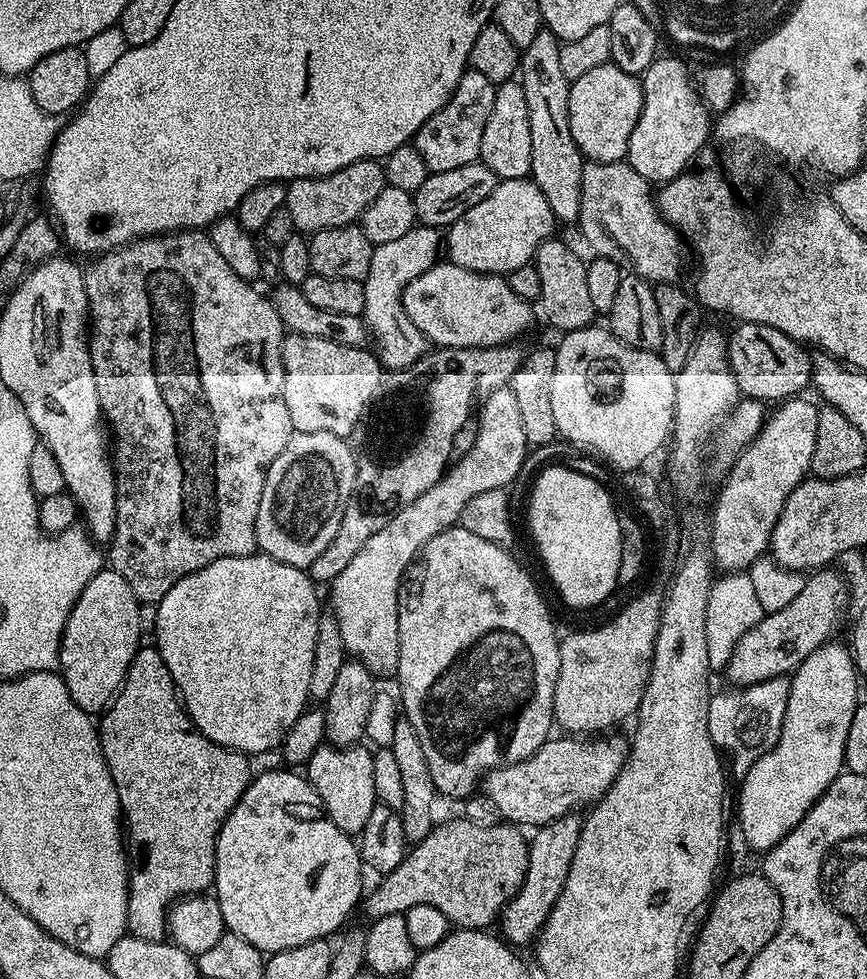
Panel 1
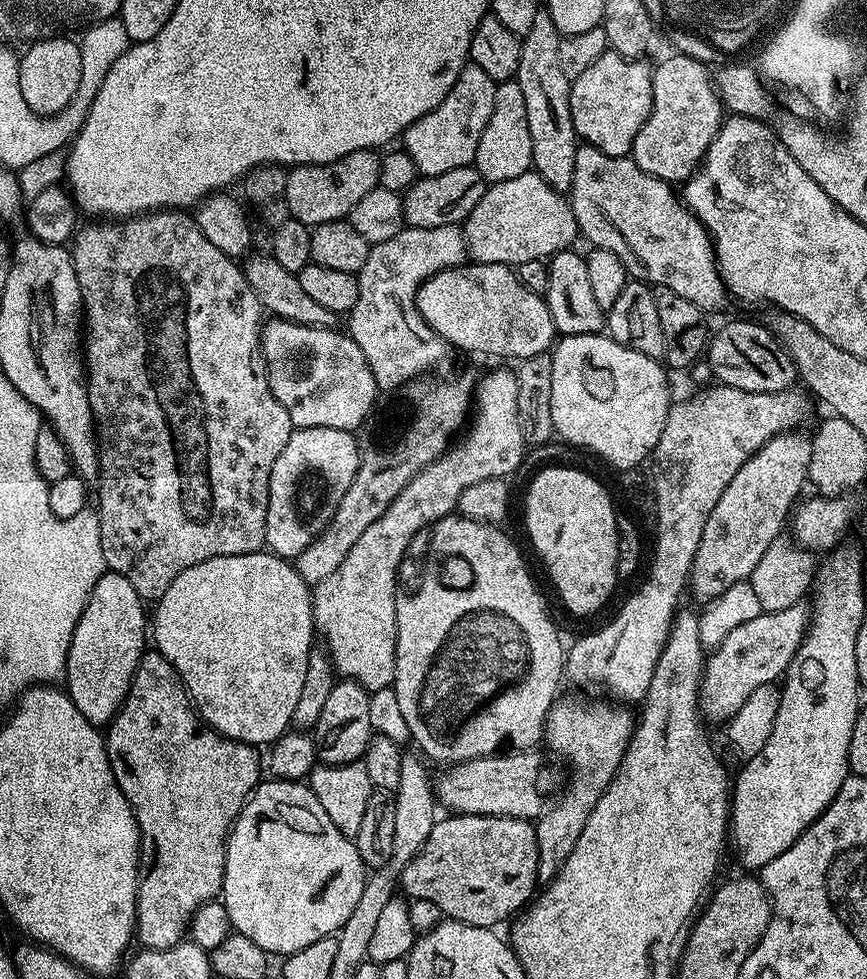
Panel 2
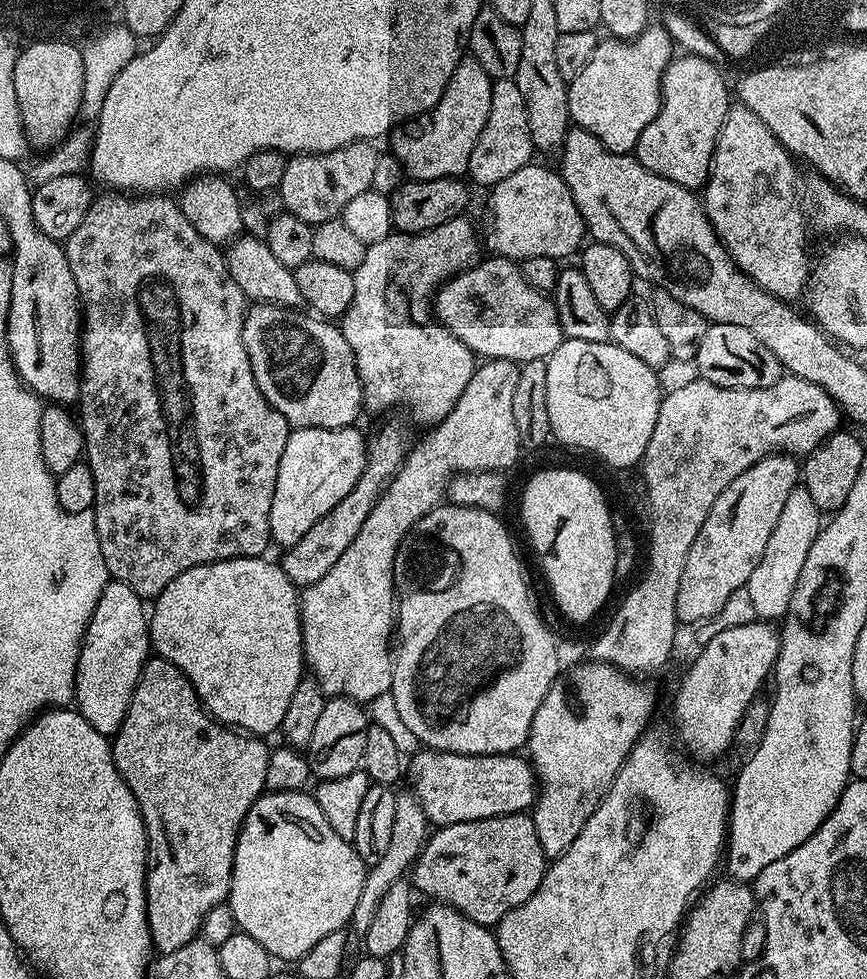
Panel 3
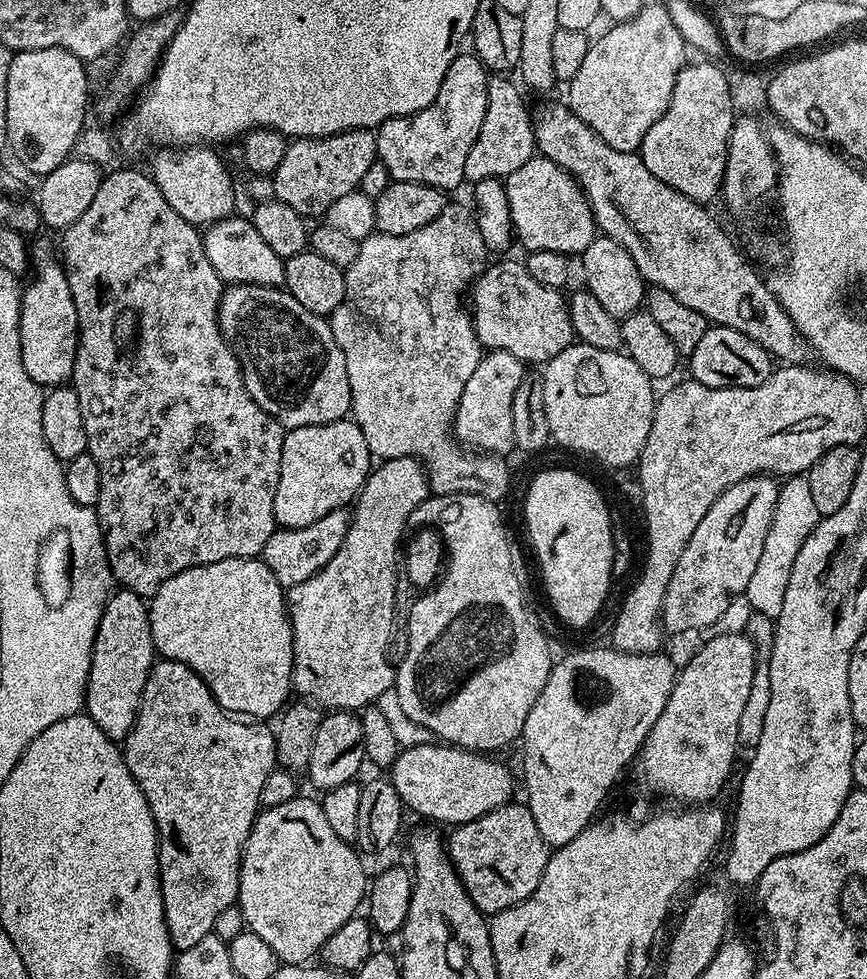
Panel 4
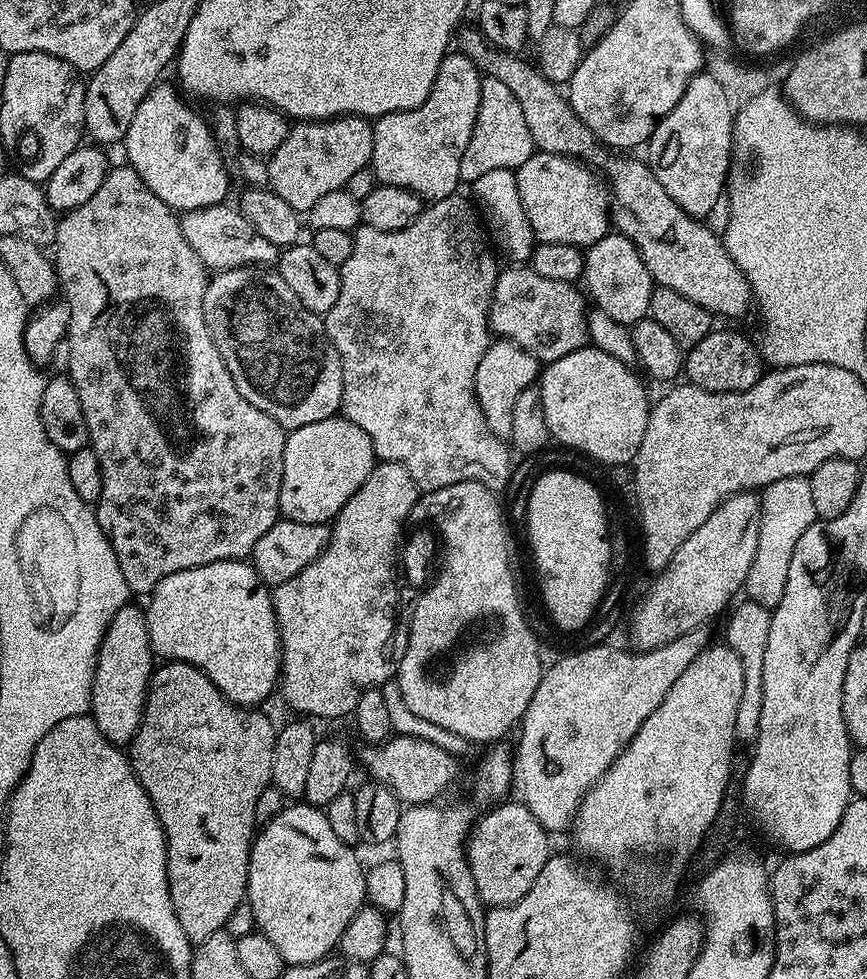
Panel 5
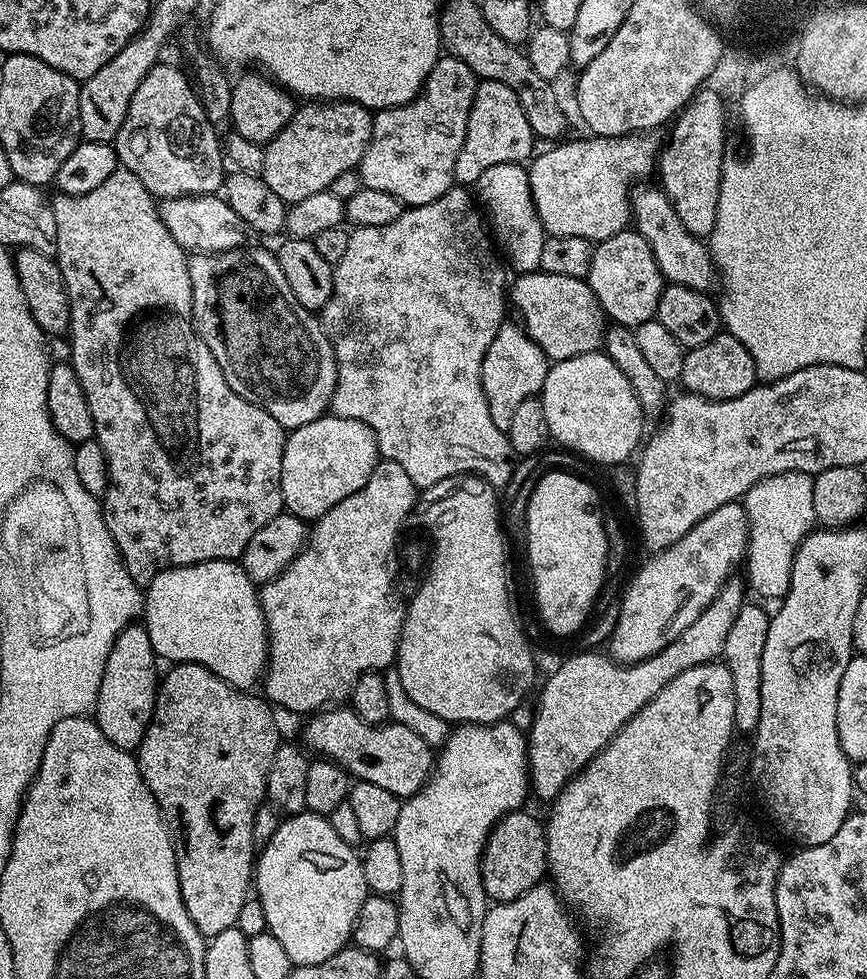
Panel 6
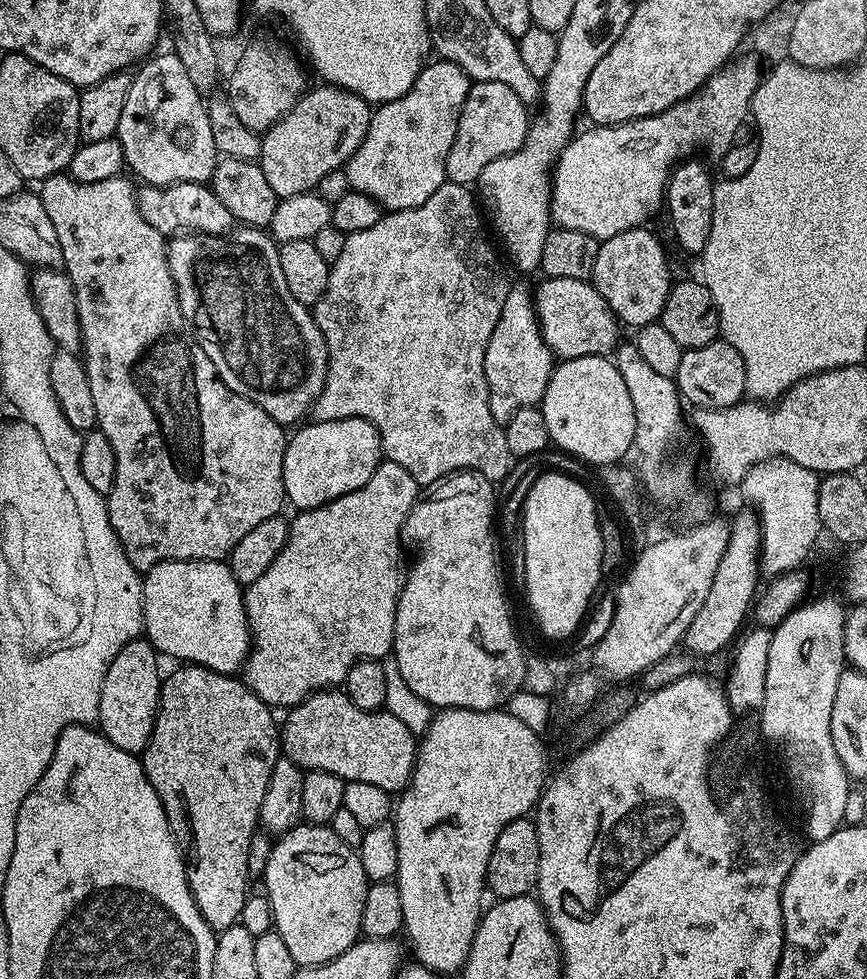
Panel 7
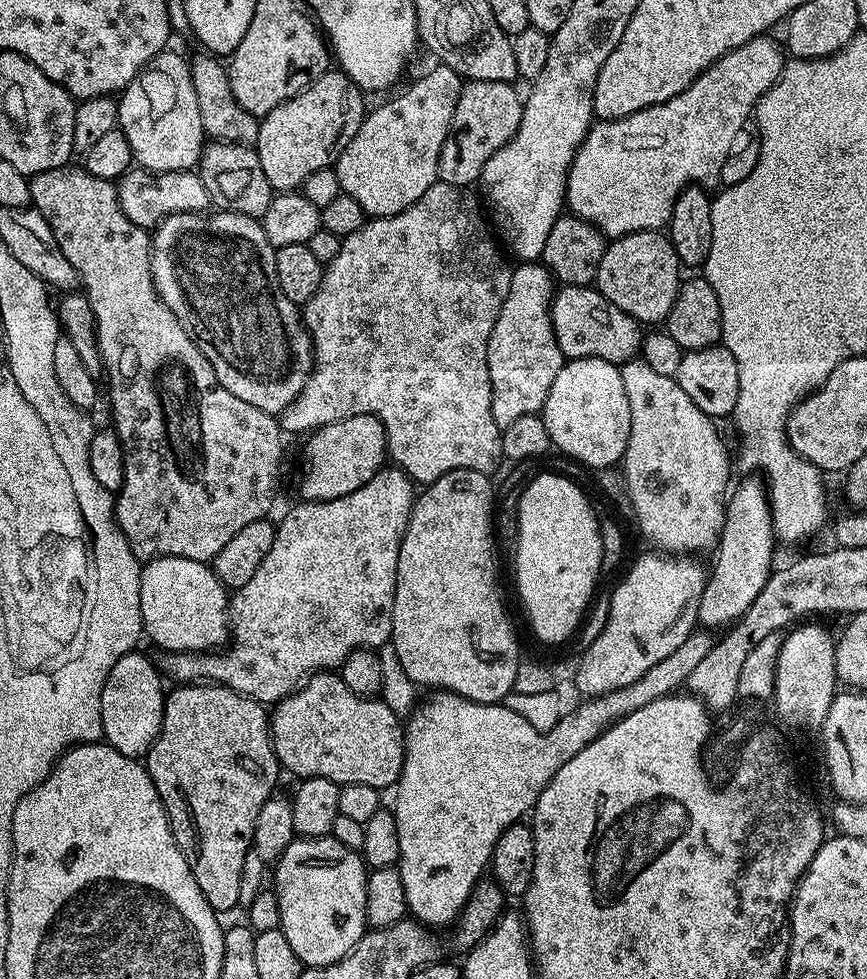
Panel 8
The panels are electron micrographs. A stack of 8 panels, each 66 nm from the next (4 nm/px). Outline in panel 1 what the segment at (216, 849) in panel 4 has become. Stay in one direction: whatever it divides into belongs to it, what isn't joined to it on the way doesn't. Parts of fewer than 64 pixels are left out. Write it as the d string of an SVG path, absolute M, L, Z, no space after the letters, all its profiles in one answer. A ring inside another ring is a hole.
M142 646L134 654L130 662L130 670L124 679L124 685L120 687L112 703L104 709L98 720L98 739L100 749L106 758L106 766L110 770L110 778L114 778L114 786L118 790L118 802L122 813L122 824L126 829L126 855L130 861L128 869L128 905L126 906L126 922L128 923L127 935L134 938L142 938L146 942L164 940L168 931L168 909L178 900L186 896L204 894L215 885L216 882L216 835L220 832L222 822L234 810L238 798L248 788L251 782L254 769L248 765L249 757L243 752L236 752L233 748L222 746L202 733L196 731L194 722L189 718L188 711L184 709L179 692L176 690L176 683L166 670L166 662L162 662L162 654L155 646Z

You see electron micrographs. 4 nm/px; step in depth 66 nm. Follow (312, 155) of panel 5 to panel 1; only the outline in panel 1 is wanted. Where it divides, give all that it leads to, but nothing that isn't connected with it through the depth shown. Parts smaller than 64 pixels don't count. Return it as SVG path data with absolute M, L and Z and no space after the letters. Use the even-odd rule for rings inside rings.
M359 160L334 174L293 180L287 185L288 203L293 229L304 234L326 230L330 226L355 224L364 211L386 187L384 170L379 160Z

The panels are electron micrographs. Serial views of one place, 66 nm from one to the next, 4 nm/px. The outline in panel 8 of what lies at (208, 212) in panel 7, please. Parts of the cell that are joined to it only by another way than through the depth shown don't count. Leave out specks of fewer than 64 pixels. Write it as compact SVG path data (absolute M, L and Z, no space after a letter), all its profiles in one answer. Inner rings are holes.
M136 166L120 177L116 184L116 193L122 206L122 214L126 214L126 218L130 218L130 222L138 227L149 230L155 229L167 216L179 212L204 212L210 204L206 186L195 171L157 174Z

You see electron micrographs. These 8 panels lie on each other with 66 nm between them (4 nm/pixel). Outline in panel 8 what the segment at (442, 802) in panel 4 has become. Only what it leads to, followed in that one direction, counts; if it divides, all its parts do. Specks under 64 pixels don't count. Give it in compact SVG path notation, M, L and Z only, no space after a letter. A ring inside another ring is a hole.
M332 670L309 676L303 686L270 712L272 745L281 769L285 773L293 772L296 778L330 778L330 782L341 786L359 782L362 786L391 789L404 769L404 730L401 717L396 716L383 700L354 694L354 690L350 690L350 686L346 686L340 675Z

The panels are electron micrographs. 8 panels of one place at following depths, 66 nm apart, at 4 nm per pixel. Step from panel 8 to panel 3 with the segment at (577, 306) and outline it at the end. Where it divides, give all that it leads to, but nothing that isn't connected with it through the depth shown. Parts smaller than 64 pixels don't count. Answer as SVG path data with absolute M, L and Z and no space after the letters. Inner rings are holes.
M495 254L481 259L473 268L466 269L444 281L436 290L434 315L444 327L460 339L477 357L489 360L547 360L566 339L558 322L558 310L551 295L534 290L522 278L522 270L515 260L507 260Z

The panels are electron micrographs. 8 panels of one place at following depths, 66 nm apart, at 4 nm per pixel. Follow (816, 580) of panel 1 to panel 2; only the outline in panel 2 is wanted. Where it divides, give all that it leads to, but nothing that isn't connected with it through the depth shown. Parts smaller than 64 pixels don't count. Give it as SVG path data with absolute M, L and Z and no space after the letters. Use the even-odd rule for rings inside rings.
M801 602L786 606L786 610L761 612L758 618L742 622L738 630L730 630L719 646L711 649L704 661L704 676L700 679L700 707L705 721L727 722L742 710L746 698L758 690L758 686L776 684L790 666L798 646L808 630L810 608Z

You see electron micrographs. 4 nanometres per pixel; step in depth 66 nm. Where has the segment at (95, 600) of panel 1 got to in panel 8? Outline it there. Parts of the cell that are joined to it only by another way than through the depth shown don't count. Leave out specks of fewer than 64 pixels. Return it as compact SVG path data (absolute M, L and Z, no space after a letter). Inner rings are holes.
M140 650L127 652L125 656L118 658L118 662L114 662L114 666L102 686L102 730L104 731L104 740L114 750L133 758L147 757L148 751L151 750L158 738L164 717L166 687L164 688L163 683L165 684L165 681L154 660L143 656Z

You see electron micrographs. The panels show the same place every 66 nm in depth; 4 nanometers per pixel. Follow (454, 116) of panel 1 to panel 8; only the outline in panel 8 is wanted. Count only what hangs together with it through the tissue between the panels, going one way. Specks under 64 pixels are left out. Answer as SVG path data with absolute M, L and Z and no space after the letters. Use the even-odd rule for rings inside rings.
M437 63L435 67L405 92L397 91L393 100L378 105L373 112L371 109L358 134L350 138L346 150L336 159L341 193L354 198L369 217L398 214L414 206L430 186L438 183L442 142L446 142L450 118L454 118L454 106L458 106L465 81L450 66Z

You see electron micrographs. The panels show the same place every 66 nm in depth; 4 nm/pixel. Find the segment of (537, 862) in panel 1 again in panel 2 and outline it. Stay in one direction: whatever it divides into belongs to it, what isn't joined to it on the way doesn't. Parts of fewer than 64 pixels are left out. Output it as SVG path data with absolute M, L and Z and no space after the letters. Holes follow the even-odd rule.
M561 695L548 712L543 739L546 744L548 740L548 748L554 755L561 756L574 771L580 773L569 782L564 793L559 793L561 796L556 808L549 807L544 815L535 821L538 838L538 877L541 881L553 880L566 858L570 858L574 842L578 842L582 829L586 827L586 818L590 818L598 798L602 798L602 794L612 783L628 749L628 739L632 736L634 727L633 713L631 716L624 709L627 707L604 700L592 700L588 704L580 696Z

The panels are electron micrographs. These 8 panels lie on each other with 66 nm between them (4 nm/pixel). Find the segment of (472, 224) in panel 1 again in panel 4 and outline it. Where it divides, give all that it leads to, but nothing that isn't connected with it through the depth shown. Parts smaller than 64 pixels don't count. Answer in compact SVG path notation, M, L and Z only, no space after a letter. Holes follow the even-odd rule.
M533 154L526 166L518 166L514 174L503 181L506 198L510 204L510 218L518 244L528 252L554 250L572 258L582 254L597 235L592 207L584 197L580 184L569 172L562 170L550 158Z

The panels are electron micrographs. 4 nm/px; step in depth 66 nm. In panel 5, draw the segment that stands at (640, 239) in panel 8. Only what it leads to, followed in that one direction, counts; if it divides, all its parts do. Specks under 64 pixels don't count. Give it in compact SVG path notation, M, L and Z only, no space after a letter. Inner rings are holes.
M609 231L607 236L586 249L582 284L591 303L606 310L614 322L631 326L648 316L654 281L650 270L646 270L646 262L642 262L642 254L638 254L638 246L621 232Z

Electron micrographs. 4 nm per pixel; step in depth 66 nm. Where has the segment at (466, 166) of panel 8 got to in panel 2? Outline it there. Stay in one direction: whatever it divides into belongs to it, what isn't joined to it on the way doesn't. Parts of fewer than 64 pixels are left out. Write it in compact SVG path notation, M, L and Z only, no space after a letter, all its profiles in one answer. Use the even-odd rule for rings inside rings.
M515 79L497 83L494 90L494 111L490 114L490 122L486 122L486 130L482 130L482 138L478 138L478 154L474 166L488 184L506 182L506 178L518 178L518 174L526 174L532 168L532 143L530 125L526 123L526 101L522 86L518 86Z

